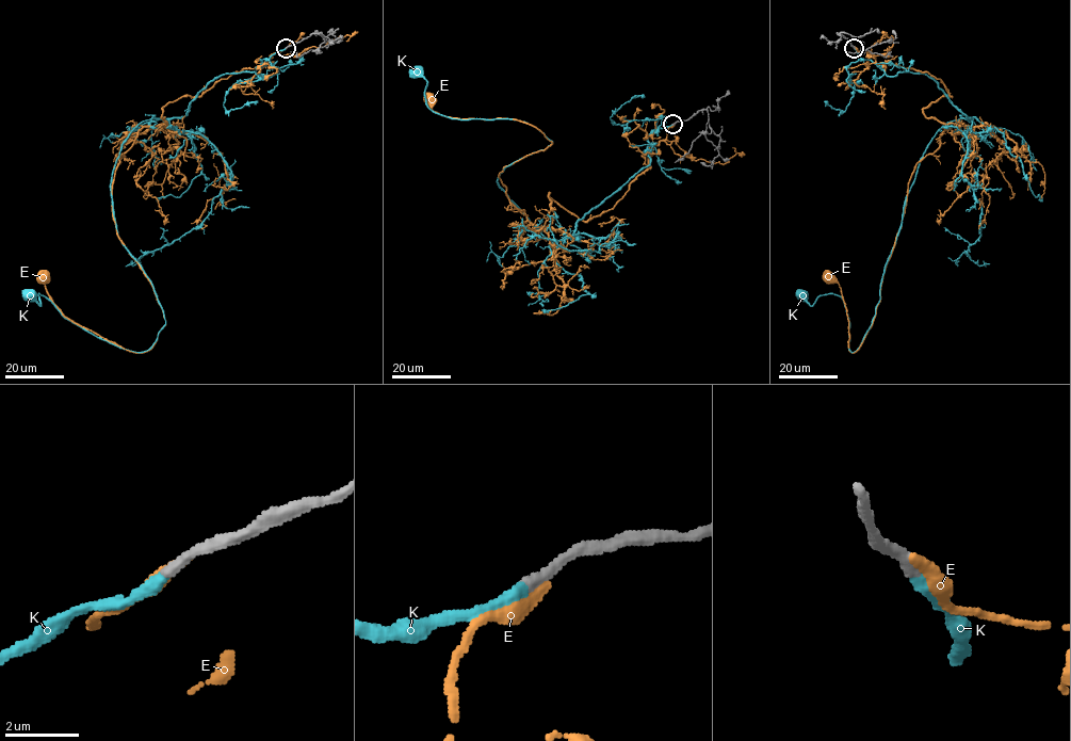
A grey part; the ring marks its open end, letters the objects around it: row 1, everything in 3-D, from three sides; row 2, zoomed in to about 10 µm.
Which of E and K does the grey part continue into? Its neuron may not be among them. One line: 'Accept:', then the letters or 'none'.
Accept: K

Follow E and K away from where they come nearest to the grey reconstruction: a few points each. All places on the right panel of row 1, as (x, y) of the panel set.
E: (854, 47), (939, 79), (951, 96), (923, 113), (958, 126), (914, 170), (855, 353), (827, 278)
K: (855, 47), (888, 76), (924, 74), (971, 118), (927, 145), (855, 352), (843, 300), (801, 295)

